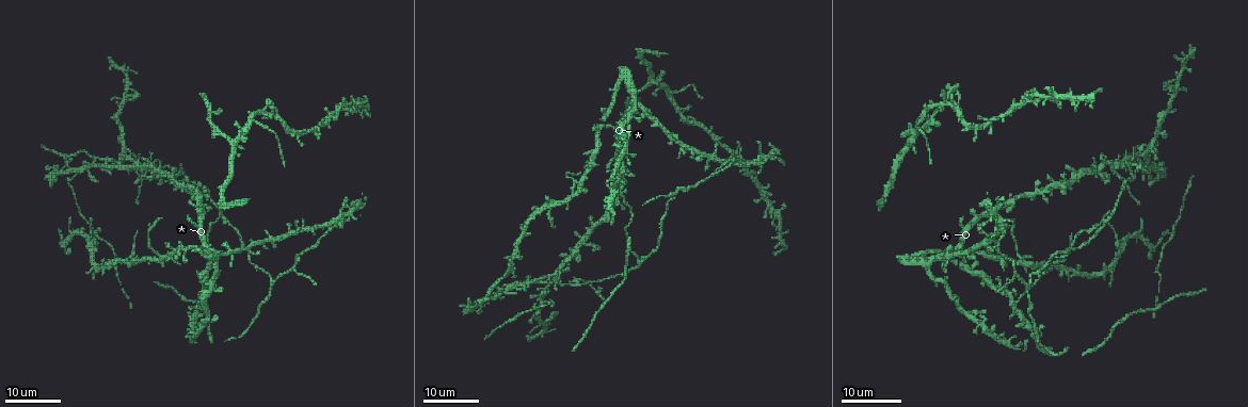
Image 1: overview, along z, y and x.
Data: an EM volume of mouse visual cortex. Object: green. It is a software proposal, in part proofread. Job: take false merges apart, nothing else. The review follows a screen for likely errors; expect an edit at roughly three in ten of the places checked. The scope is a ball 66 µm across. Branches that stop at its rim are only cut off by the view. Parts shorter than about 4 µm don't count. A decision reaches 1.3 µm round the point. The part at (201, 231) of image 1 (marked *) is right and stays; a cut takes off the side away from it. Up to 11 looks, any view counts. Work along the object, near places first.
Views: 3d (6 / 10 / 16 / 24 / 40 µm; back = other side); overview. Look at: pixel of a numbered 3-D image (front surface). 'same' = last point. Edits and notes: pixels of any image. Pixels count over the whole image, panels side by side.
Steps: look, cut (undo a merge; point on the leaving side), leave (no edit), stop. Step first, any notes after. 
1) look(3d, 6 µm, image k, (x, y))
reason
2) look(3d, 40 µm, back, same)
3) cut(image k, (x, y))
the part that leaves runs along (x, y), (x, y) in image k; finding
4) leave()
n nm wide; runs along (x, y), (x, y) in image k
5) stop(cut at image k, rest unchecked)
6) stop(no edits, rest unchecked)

look(3d, 16 µm, image 1, (159, 257))
three arms meet

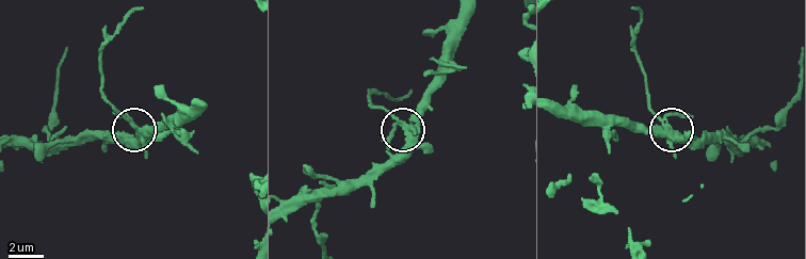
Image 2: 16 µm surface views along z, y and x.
look(3d, 6 µm, image 2, (406, 125))

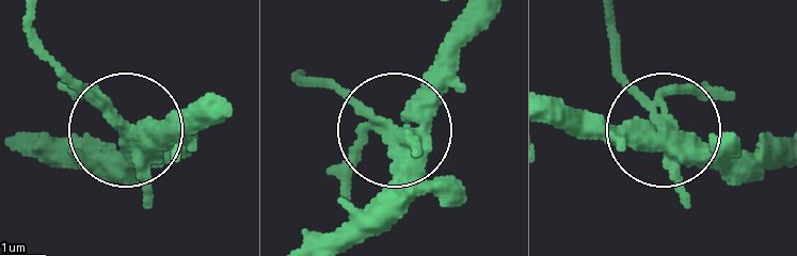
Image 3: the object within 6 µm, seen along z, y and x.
cut(image 3, (92, 86))
310 nm wide; the part that leaves runs along (673, 138), (620, 61), (608, 15) in image 3; two cells meet here

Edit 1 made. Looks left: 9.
look(overview)

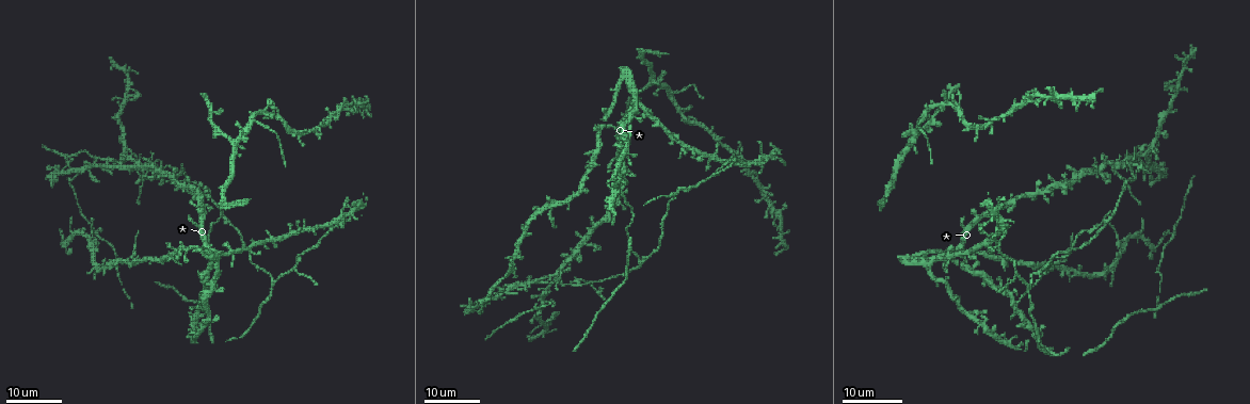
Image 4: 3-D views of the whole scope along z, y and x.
look(3d, 16 µm, image 4, (69, 169))
three-way junction

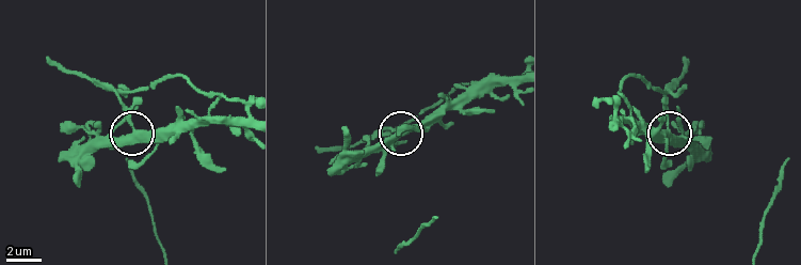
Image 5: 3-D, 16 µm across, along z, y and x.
look(3d, 6 µm, image 5, (135, 130))
zoom in

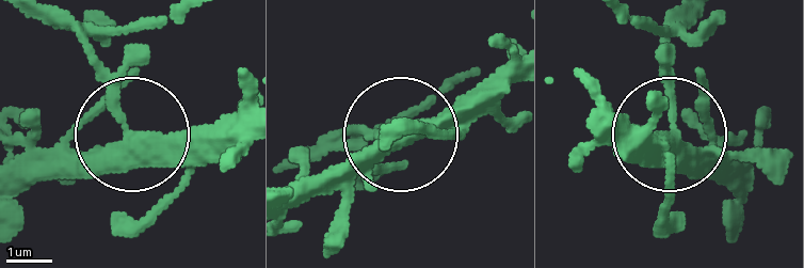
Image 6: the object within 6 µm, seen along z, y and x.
leave()
one cell here

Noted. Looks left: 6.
look(3d, 24 µm, image 4, (1131, 172))

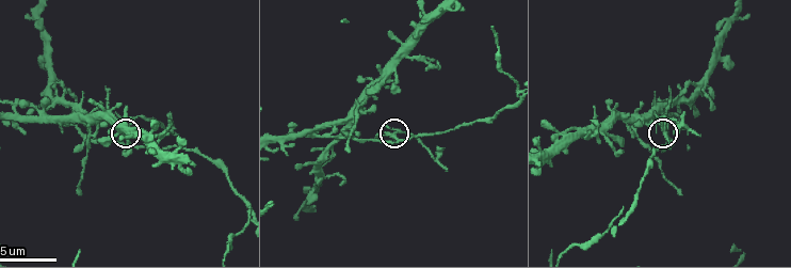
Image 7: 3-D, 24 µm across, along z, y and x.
look(3d, 10 µm, image 7, (667, 139))

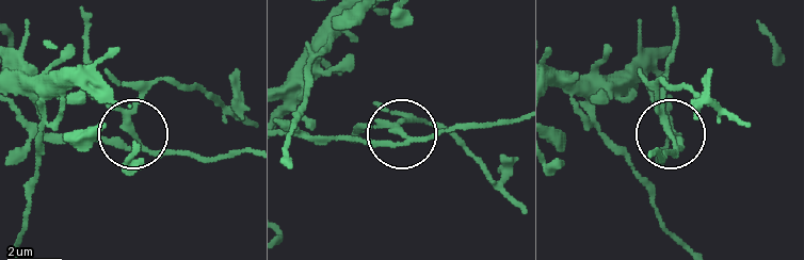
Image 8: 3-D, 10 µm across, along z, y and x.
cut(image 8, (123, 113))
180 nm wide; the part that leaves runs along (411, 139), (399, 123), (431, 123), (513, 200) in image 8; a second cell is stuck on

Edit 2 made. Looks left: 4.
look(overview)
redraw

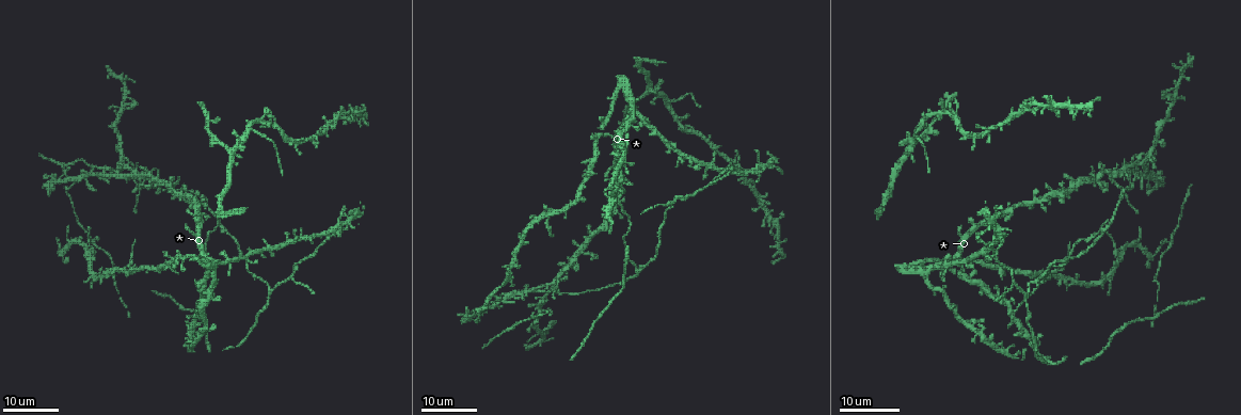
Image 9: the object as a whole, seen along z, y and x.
look(3d, 24 µm, image 9, (583, 253))
four-way junction

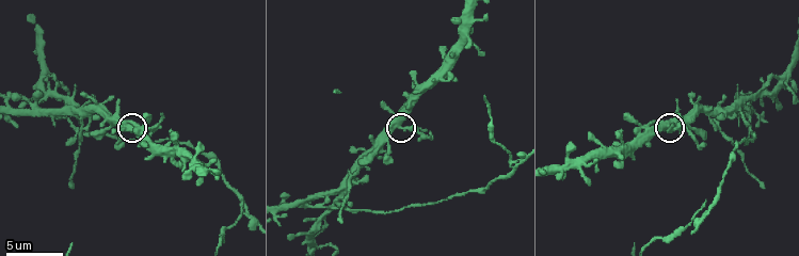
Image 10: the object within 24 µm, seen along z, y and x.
look(3d, 10 µm, image 10, (397, 127))

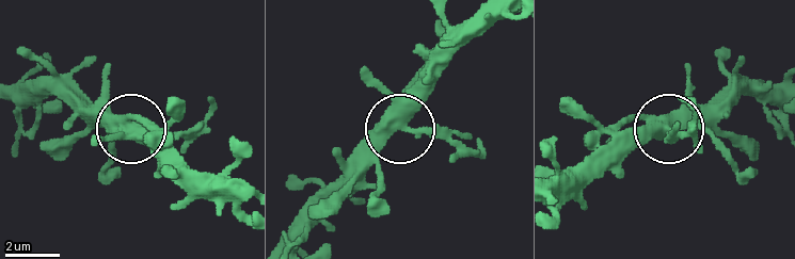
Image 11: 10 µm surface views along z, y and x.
leave()
4 arms; continuous, no second cell

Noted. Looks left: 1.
look(3d, 10 µm, image 10, (81, 119))

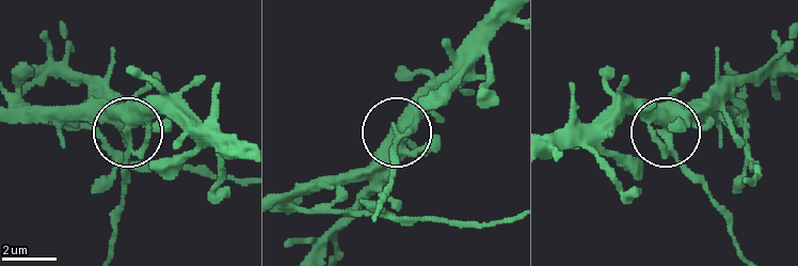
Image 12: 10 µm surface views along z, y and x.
leave()
330 nm wide; runs along (510, 20), (400, 130), (393, 183) in image 12; one cell here

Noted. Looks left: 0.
stop(cut at image 3, cut at image 8, rest unchecked)

